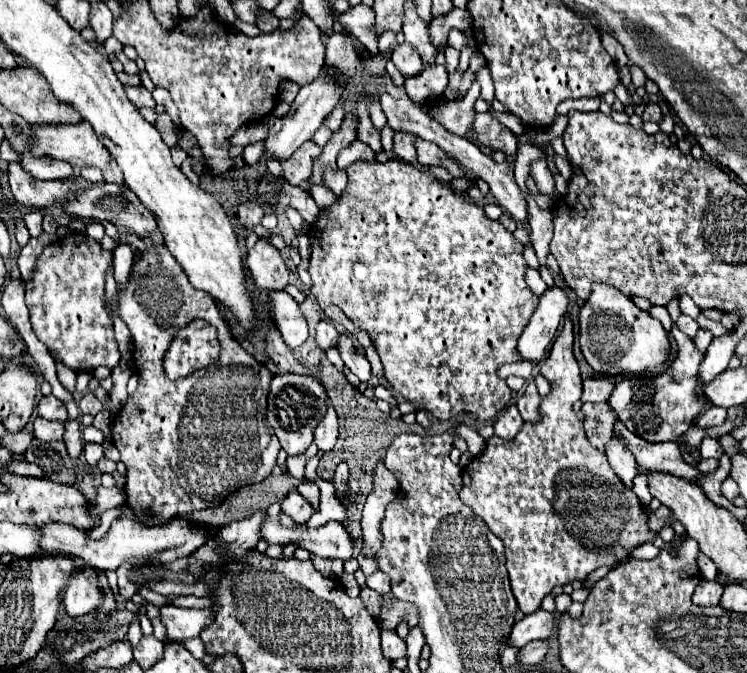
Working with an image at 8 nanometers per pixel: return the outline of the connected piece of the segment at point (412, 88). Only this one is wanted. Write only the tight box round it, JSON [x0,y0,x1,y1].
[404,66,448,102]

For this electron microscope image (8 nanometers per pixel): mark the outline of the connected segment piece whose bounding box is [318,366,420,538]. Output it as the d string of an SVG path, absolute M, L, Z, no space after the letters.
M326 366L322 368L320 372L320 378L328 390L328 396L330 396L330 402L338 414L338 420L340 422L346 422L342 428L340 428L340 440L336 444L336 448L328 454L324 454L320 458L320 464L318 464L318 476L320 478L326 478L330 480L332 478L332 472L336 470L336 466L340 462L346 462L348 468L350 468L350 476L352 476L352 490L354 490L354 496L356 496L356 508L350 508L350 518L348 522L344 524L350 532L350 536L354 538L360 538L362 536L362 528L360 528L360 518L362 518L362 508L364 508L364 502L368 498L368 494L372 492L372 482L374 482L374 468L384 460L384 452L388 450L388 444L402 432L418 432L420 426L418 424L404 424L402 420L394 420L390 416L386 416L384 412L378 410L376 402L370 400L368 396L360 394L360 390L356 386L352 386L346 376L342 372L338 372L336 368L332 366Z

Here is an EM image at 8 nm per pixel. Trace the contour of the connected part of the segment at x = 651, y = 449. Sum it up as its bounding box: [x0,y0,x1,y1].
[614,418,700,480]

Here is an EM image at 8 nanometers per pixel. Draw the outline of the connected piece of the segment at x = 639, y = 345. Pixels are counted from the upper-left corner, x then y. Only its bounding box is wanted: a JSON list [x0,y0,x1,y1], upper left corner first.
[580,284,670,376]

